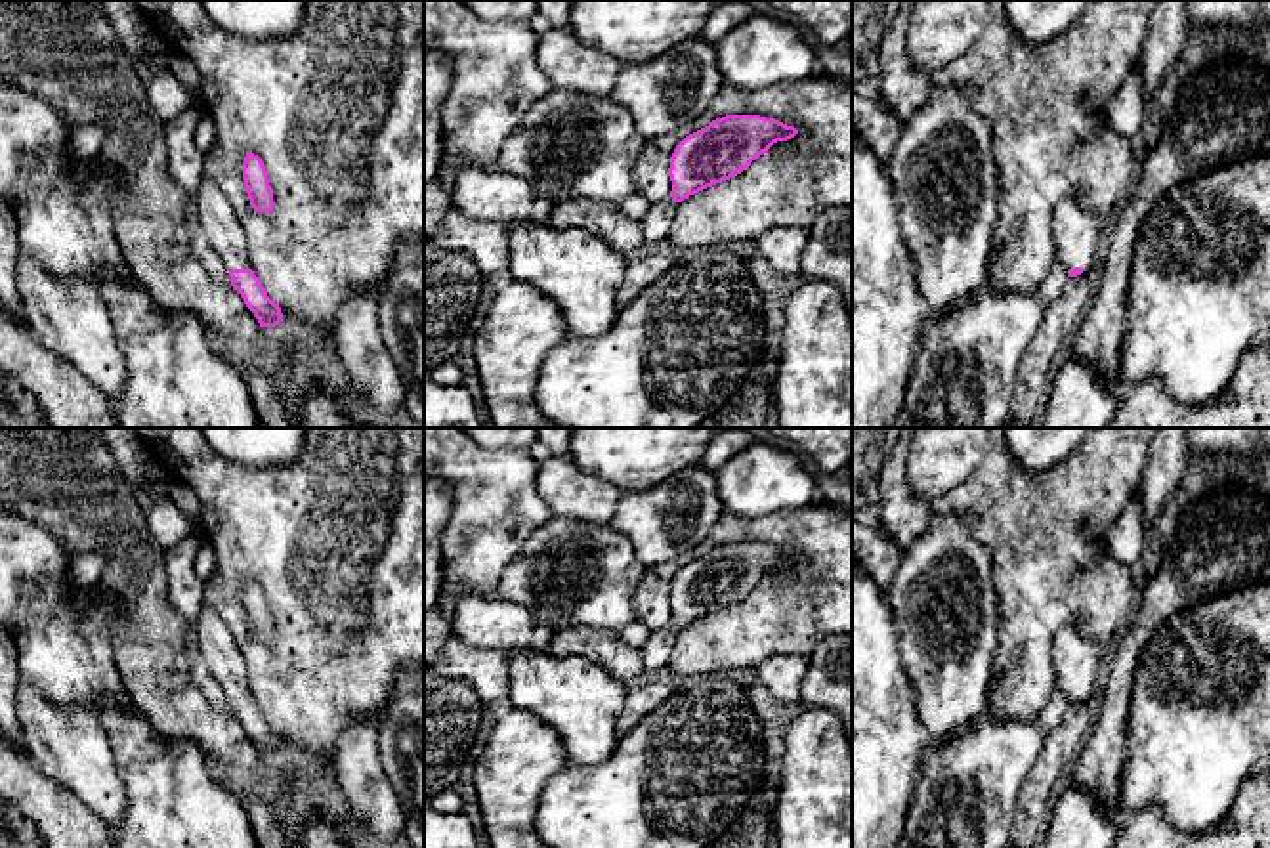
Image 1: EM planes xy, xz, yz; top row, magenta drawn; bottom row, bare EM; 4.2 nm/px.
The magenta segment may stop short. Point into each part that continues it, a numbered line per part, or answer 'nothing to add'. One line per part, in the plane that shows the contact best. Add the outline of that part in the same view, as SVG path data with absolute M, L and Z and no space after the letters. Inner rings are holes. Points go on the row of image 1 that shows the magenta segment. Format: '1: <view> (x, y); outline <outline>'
1: xy (226, 235); outline M204 176L197 189L197 208L210 244L222 258L223 265L229 271L252 269L244 231L227 197Z

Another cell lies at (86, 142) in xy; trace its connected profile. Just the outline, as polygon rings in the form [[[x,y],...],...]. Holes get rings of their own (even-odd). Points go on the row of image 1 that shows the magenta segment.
[[[88,124],[82,128],[73,128],[69,141],[71,141],[71,149],[80,159],[90,159],[99,153],[103,138],[105,138],[105,130],[101,126]]]

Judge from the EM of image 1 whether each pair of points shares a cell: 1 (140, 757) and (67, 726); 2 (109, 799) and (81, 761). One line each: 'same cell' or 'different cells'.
1: different cells
2: same cell

